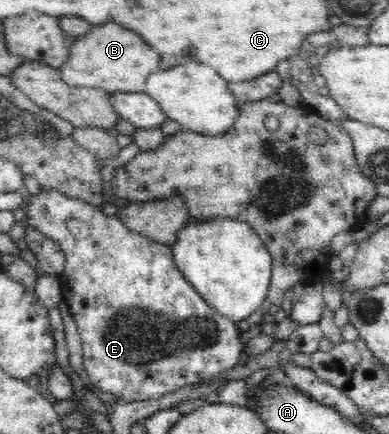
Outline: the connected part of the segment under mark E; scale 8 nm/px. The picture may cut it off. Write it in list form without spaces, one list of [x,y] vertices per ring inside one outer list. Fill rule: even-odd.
[[[41,188],[38,194],[28,195],[20,207],[23,208],[27,215],[29,229],[35,229],[53,239],[61,247],[65,255],[63,270],[57,277],[60,280],[62,298],[69,305],[69,310],[77,325],[79,338],[81,338],[82,365],[94,386],[97,386],[103,392],[114,394],[121,401],[149,400],[149,398],[161,398],[161,396],[165,396],[165,392],[183,388],[183,386],[187,386],[191,382],[210,378],[215,374],[220,374],[237,366],[244,348],[244,344],[241,343],[243,332],[230,318],[219,314],[214,308],[211,308],[198,291],[194,289],[194,286],[187,282],[185,275],[178,269],[178,265],[174,261],[173,247],[171,245],[155,242],[154,239],[149,239],[137,231],[131,231],[115,215],[107,216],[97,209],[96,206],[91,206],[79,199],[69,198],[63,193],[55,192],[53,189]]]

